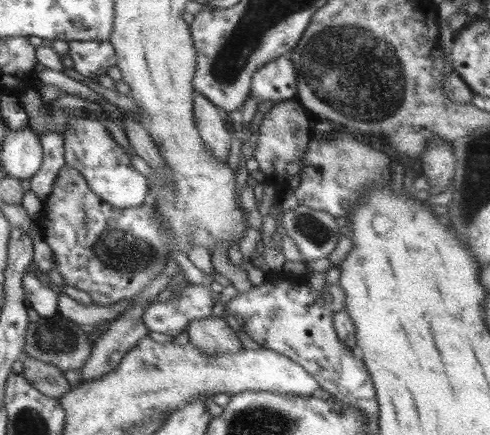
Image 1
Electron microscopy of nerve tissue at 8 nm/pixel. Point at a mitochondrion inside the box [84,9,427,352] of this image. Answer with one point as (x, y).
(358, 73)

